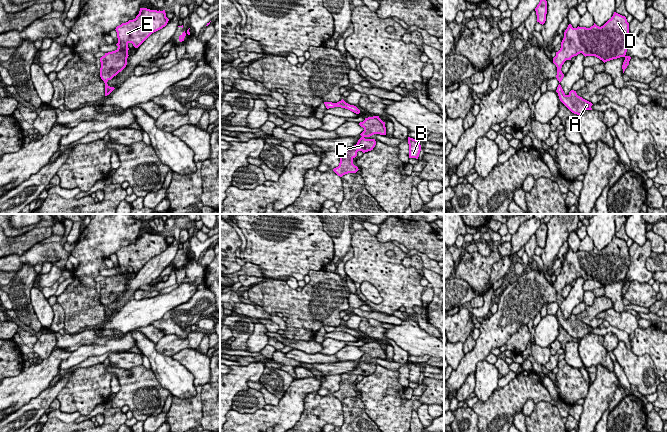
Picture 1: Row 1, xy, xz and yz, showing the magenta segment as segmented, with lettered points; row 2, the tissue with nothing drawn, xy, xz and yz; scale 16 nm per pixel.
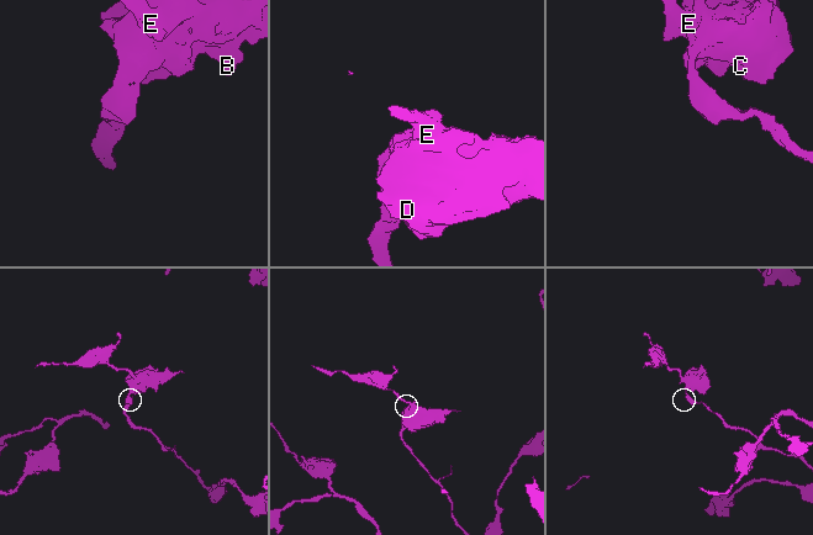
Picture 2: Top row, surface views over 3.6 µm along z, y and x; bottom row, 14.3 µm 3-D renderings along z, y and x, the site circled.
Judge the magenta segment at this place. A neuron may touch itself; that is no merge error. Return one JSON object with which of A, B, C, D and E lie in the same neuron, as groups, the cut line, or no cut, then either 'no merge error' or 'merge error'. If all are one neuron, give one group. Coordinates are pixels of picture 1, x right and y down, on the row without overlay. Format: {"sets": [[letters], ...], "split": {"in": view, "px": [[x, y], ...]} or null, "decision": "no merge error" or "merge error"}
{"sets": [["A", "B", "C", "D", "E"]], "split": null, "decision": "no merge error"}

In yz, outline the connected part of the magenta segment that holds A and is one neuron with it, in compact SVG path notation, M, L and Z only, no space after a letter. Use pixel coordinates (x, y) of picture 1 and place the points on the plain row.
M559 308L556 316L558 317L560 325L574 338L582 339L585 334L592 334L591 326L578 320L576 315L571 314L568 319L566 319Z

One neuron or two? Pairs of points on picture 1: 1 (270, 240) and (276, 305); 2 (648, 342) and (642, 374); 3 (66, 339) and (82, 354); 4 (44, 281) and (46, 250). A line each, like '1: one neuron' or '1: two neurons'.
1: two neurons
2: two neurons
3: two neurons
4: two neurons

